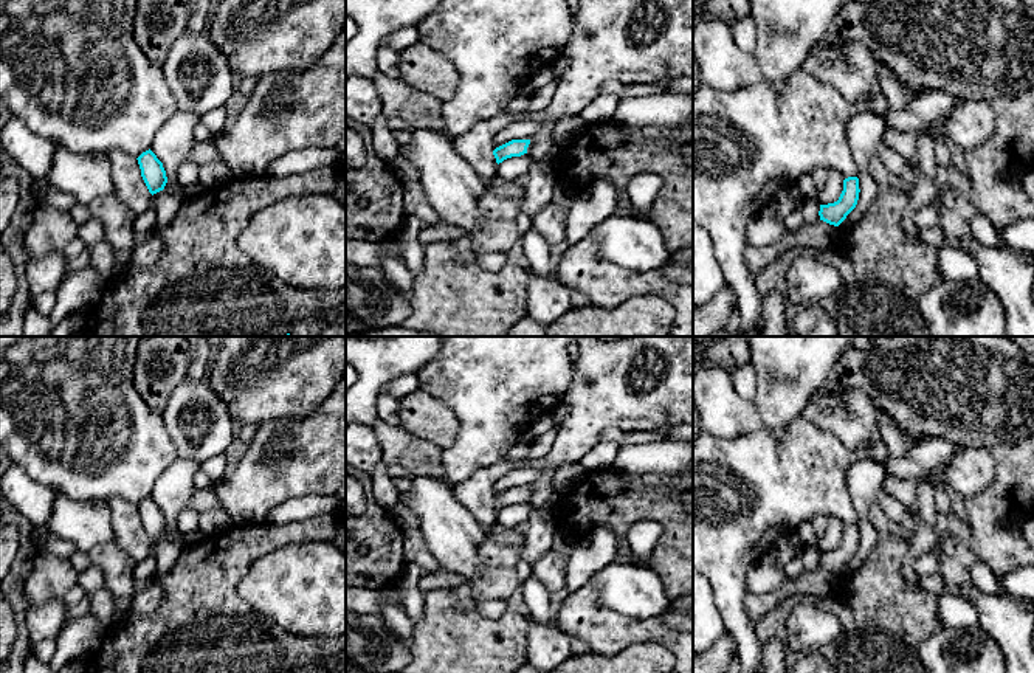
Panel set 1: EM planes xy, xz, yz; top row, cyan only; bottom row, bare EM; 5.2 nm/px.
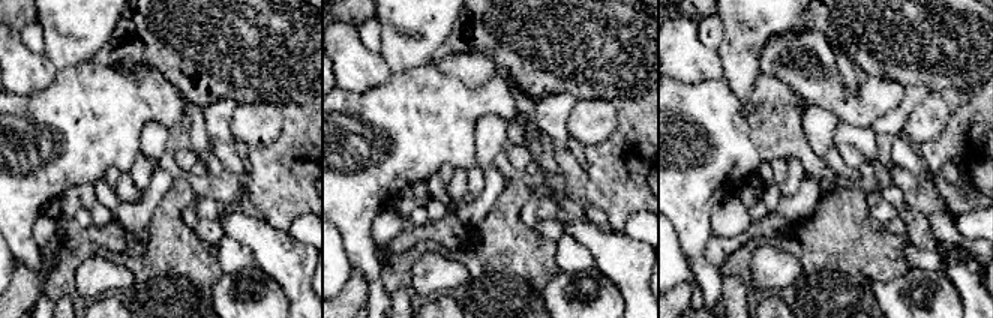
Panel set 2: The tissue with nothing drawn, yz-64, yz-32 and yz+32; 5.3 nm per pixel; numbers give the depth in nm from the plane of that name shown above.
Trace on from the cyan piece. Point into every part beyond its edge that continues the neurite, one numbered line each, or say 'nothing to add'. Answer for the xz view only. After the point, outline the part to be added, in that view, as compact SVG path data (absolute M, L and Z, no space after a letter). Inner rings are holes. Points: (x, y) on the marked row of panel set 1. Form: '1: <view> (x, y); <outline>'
nothing to add

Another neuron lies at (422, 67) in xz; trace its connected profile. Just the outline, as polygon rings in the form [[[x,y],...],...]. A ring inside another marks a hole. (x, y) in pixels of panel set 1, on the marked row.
[[[420,42],[400,53],[400,79],[440,102],[456,95],[460,81],[443,54]]]

